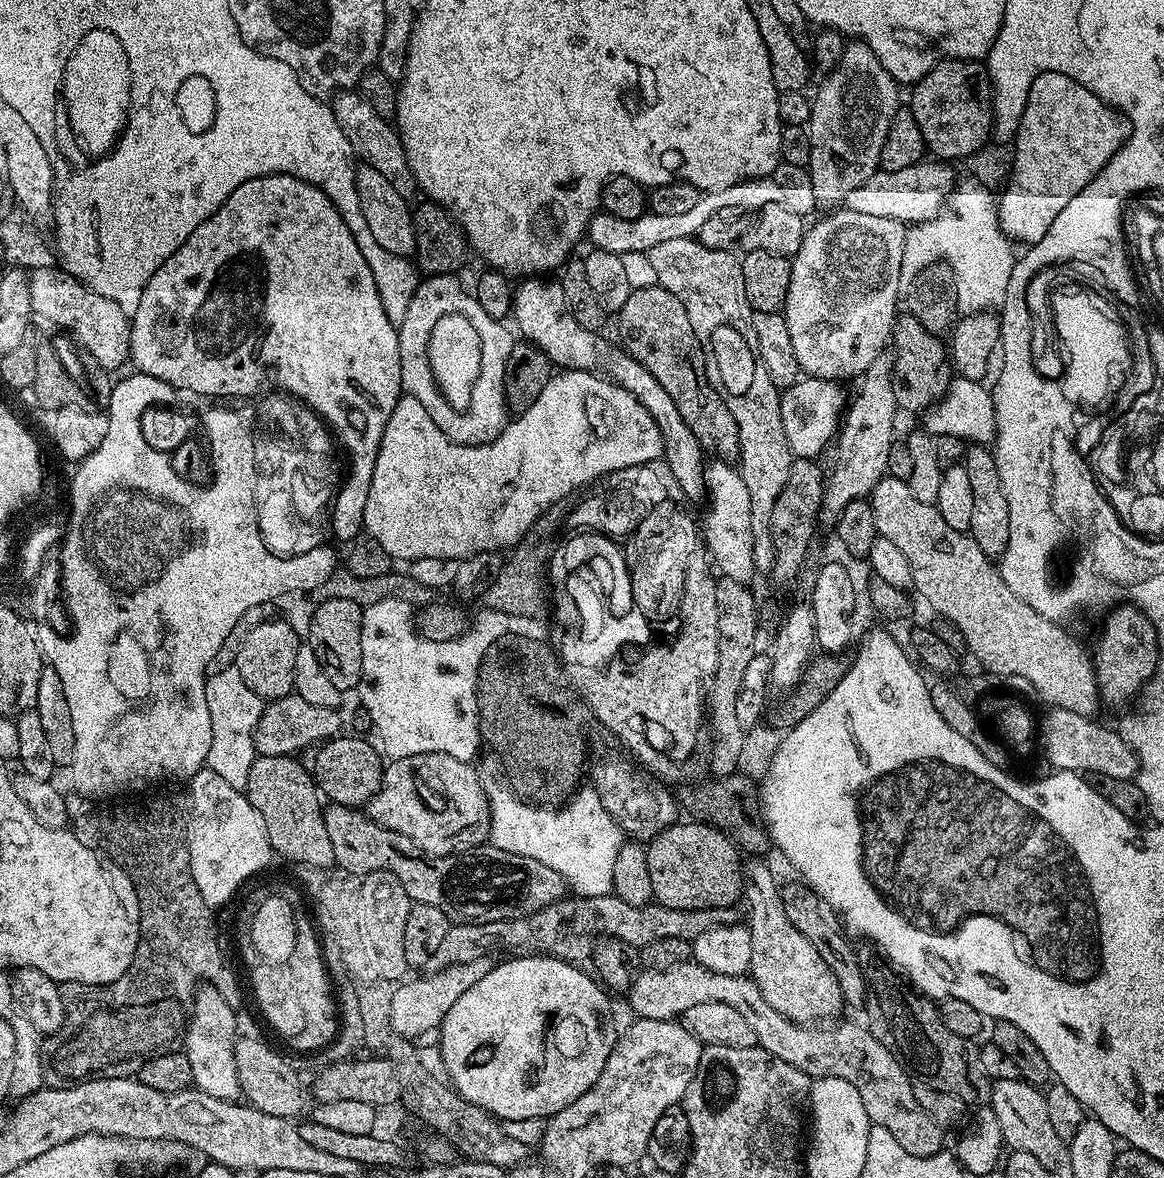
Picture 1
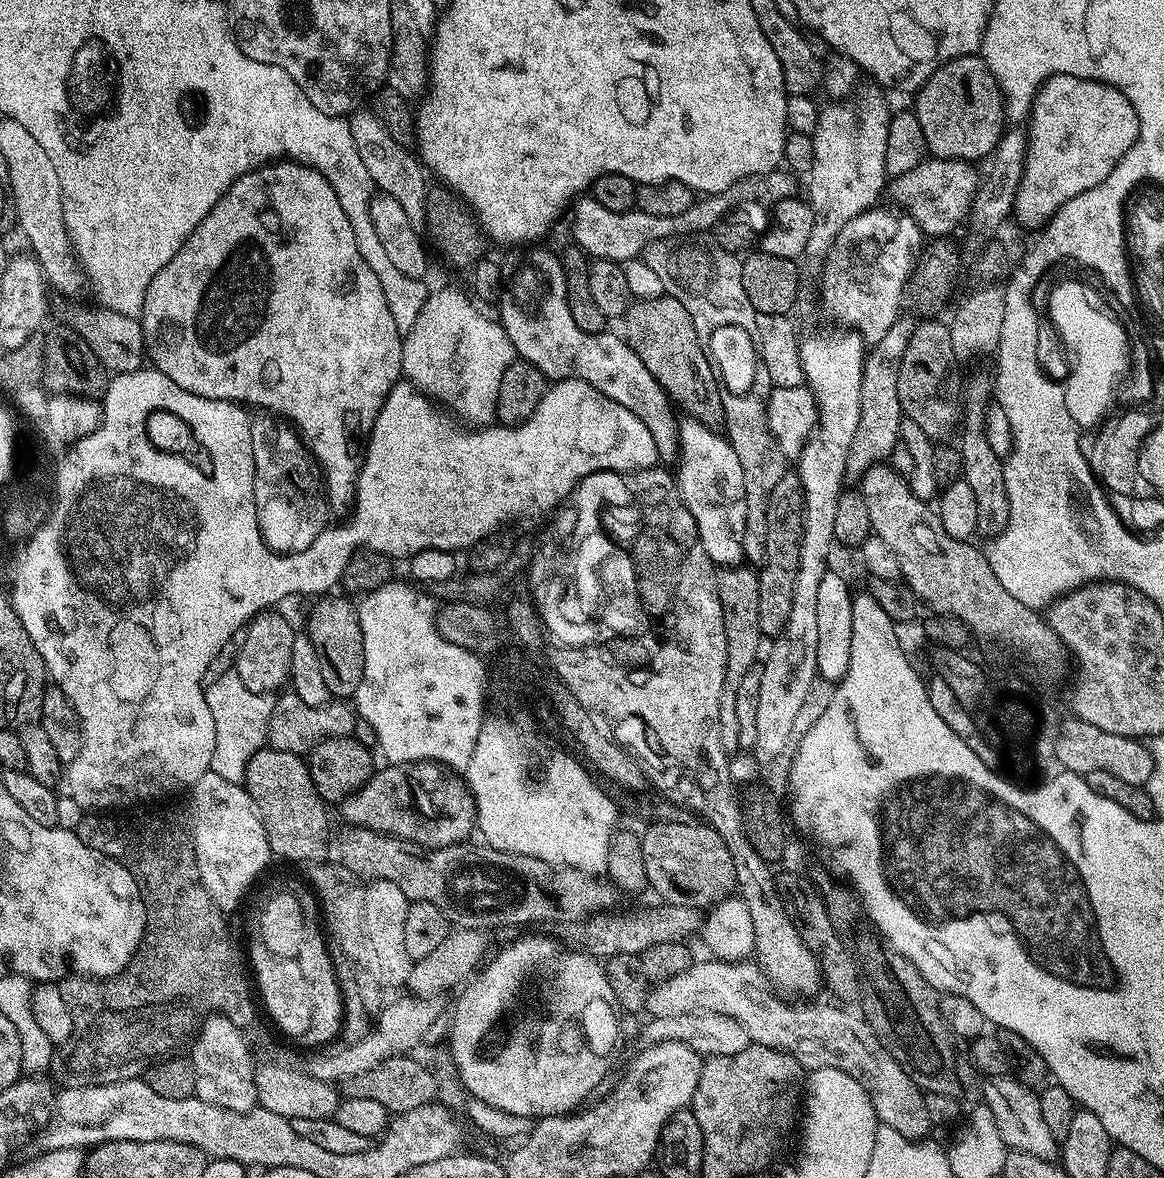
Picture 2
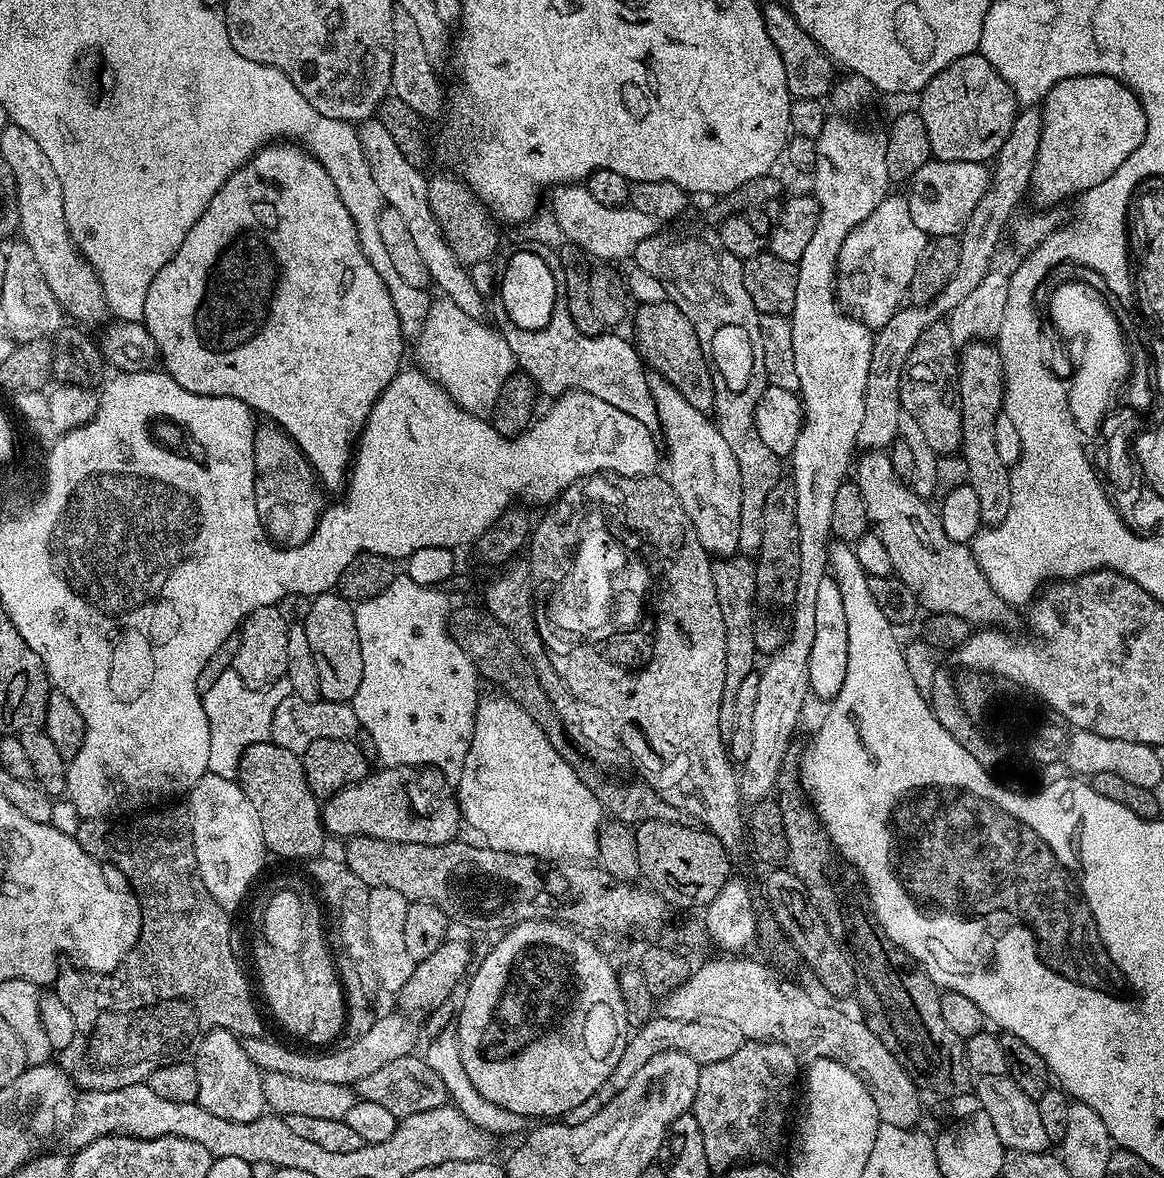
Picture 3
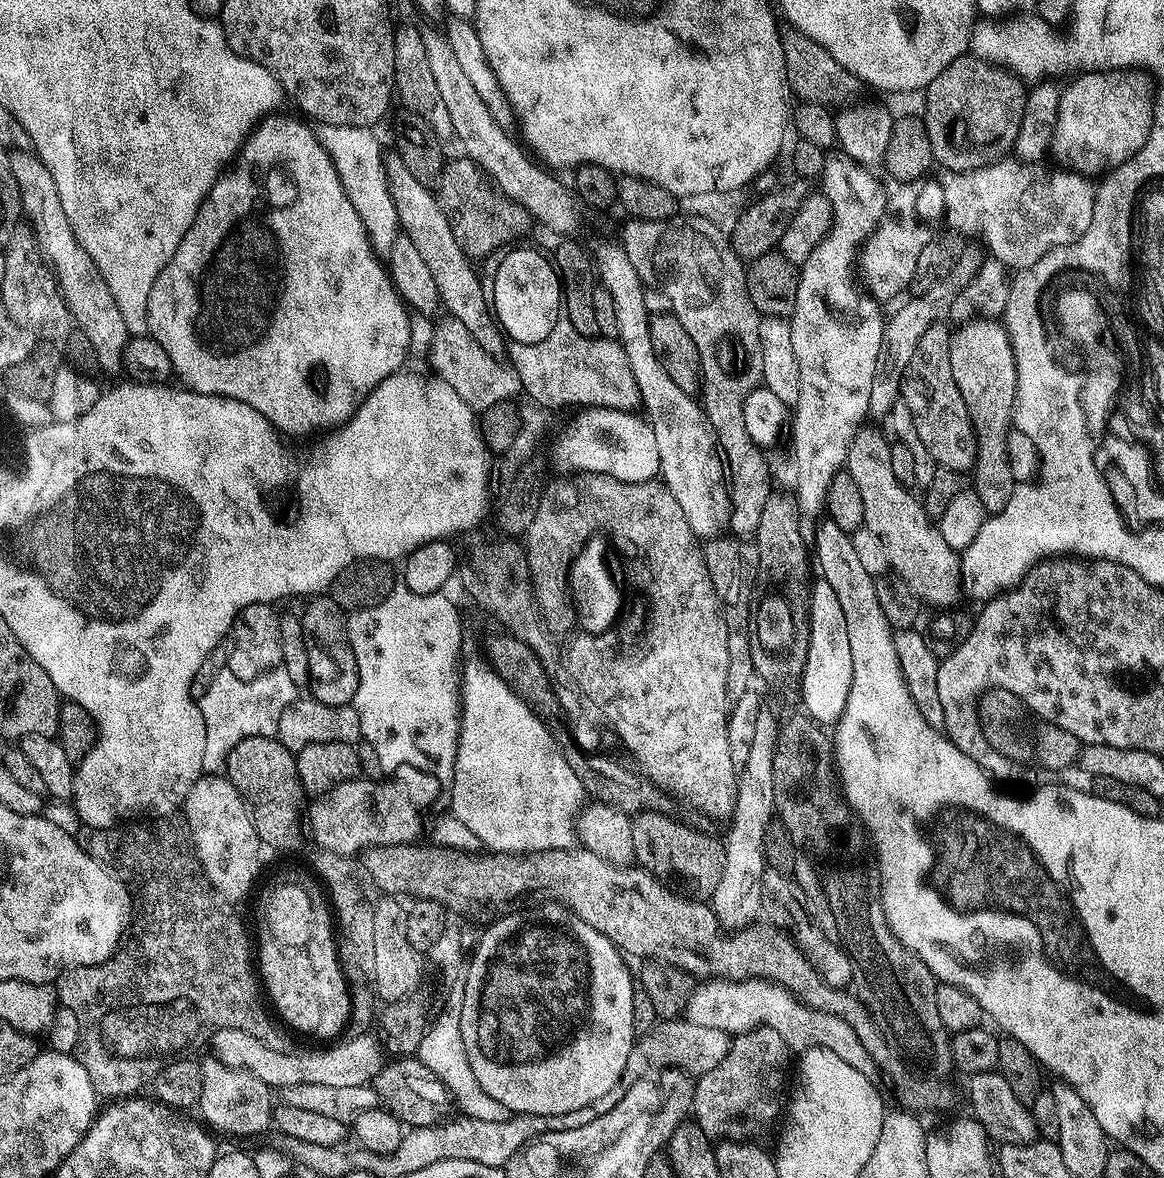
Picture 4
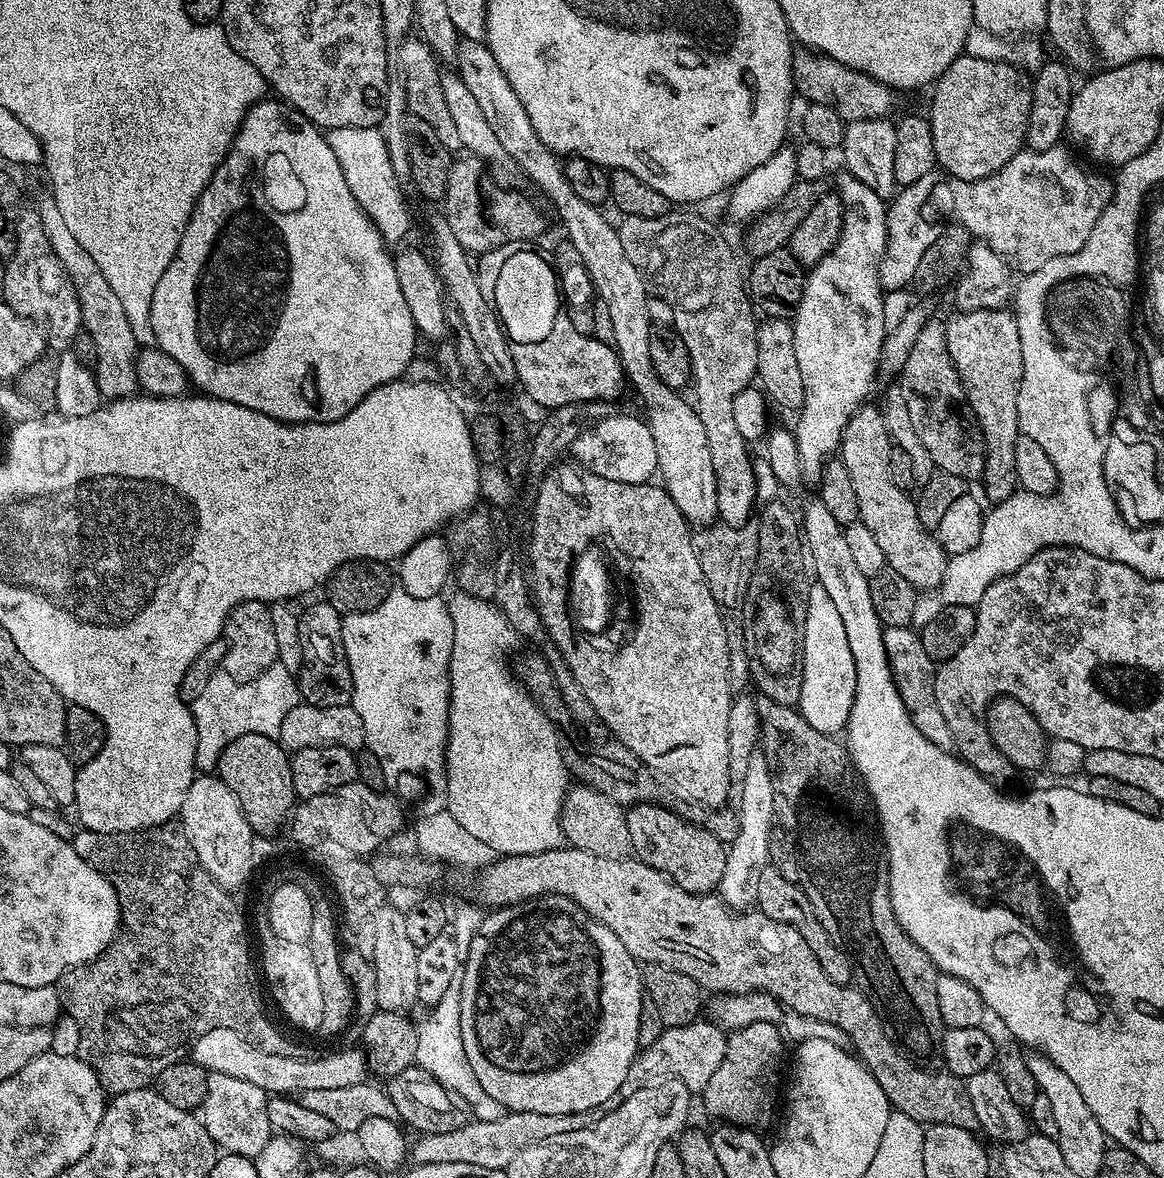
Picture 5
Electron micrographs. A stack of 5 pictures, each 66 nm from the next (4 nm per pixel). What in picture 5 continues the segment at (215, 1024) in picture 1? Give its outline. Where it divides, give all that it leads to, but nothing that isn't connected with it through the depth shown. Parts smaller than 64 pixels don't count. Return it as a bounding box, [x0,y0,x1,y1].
[202,1071,274,1158]

